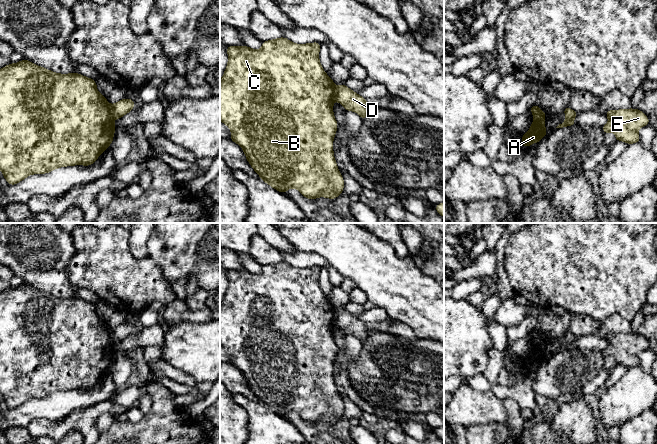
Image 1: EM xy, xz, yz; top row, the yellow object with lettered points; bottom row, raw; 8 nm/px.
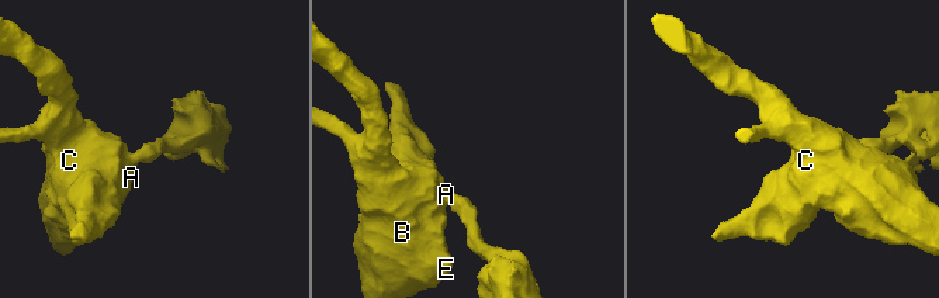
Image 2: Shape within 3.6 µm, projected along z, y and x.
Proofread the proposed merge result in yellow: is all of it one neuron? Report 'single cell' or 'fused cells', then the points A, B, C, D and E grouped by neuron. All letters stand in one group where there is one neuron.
fused cells | A B C E / D

